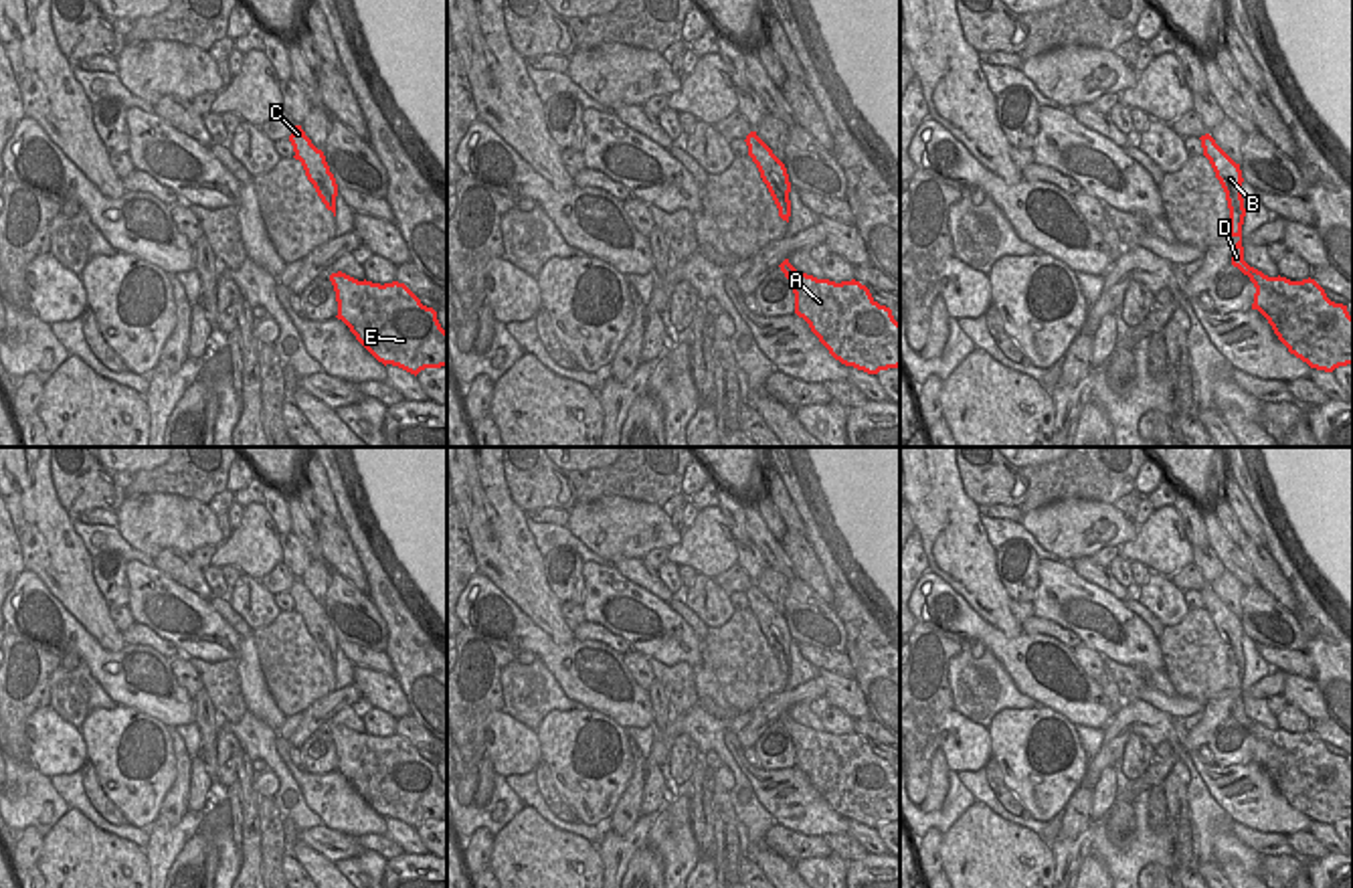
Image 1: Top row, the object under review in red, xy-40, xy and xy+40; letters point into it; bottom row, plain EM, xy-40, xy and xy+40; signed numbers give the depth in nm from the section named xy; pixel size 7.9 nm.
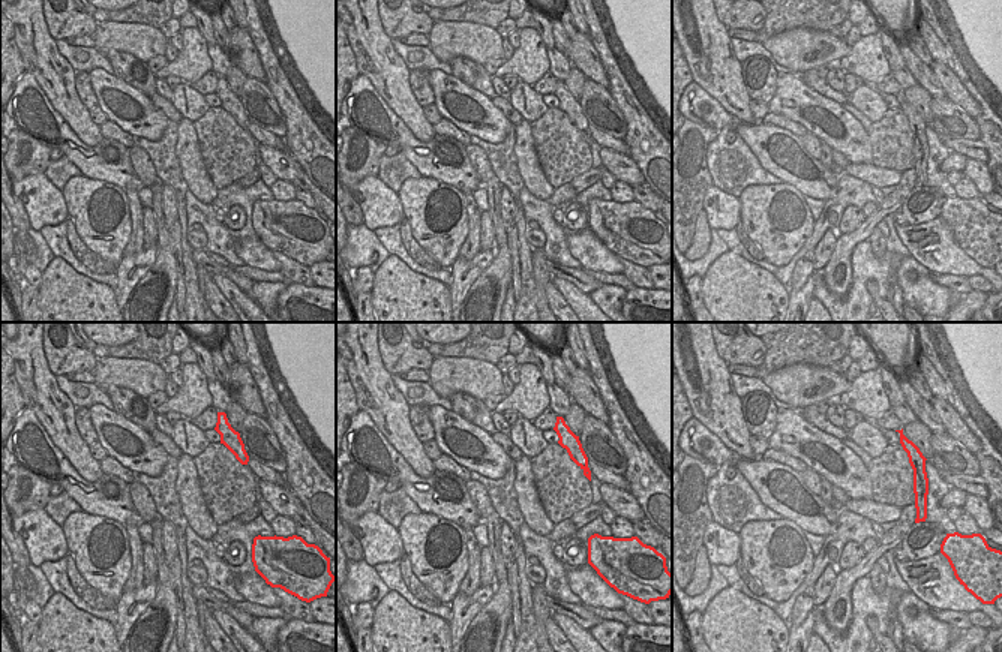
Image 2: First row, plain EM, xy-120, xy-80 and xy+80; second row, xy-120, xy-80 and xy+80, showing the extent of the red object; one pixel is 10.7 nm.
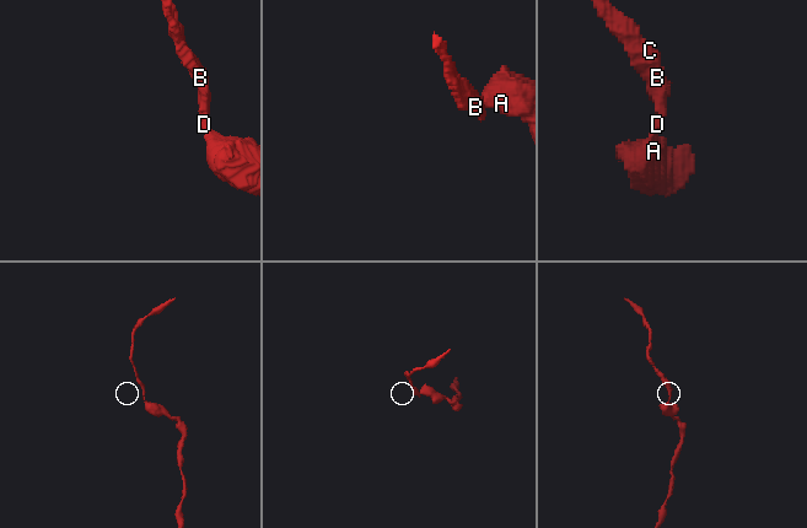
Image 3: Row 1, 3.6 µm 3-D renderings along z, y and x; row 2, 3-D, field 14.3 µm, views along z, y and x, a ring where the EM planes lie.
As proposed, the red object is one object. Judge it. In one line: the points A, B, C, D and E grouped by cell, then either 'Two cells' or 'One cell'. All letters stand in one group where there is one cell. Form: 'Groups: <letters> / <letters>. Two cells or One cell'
Groups: A B C D E. One cell

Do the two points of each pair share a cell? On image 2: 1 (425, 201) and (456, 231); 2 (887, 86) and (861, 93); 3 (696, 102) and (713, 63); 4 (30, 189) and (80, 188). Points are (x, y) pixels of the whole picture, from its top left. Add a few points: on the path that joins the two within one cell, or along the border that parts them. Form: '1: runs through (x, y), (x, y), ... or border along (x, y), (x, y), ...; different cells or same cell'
1: runs through (425, 215), (426, 225), (435, 234), (443, 234); same cell
2: border along (873, 86), (884, 95); different cells
3: border along (693, 80), (728, 113); different cells
4: border along (60, 192), (69, 216); different cells

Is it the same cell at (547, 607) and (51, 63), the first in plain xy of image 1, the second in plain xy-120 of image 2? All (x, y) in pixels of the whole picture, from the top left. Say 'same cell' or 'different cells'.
same cell

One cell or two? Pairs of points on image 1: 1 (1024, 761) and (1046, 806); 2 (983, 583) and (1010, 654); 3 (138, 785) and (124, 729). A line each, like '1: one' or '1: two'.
1: one
2: two
3: one

